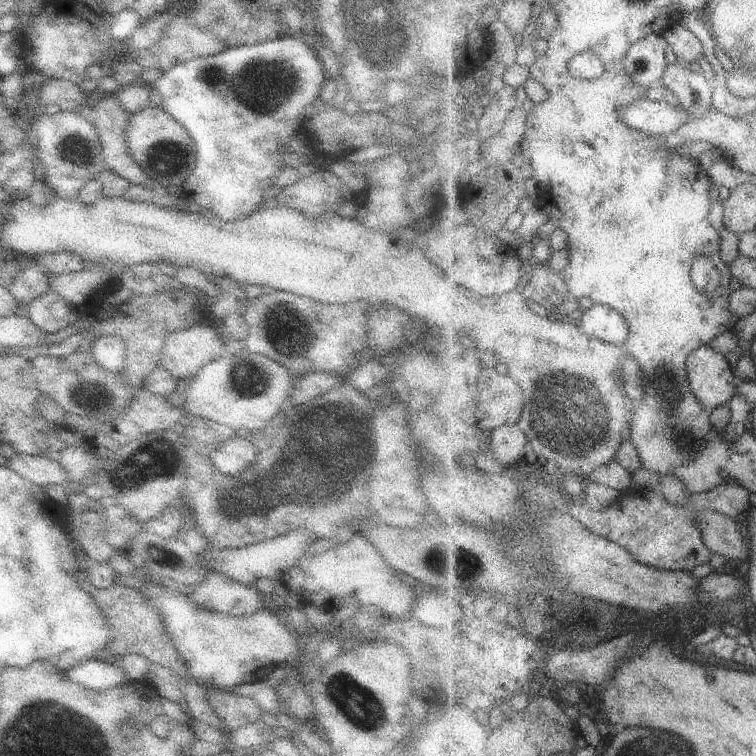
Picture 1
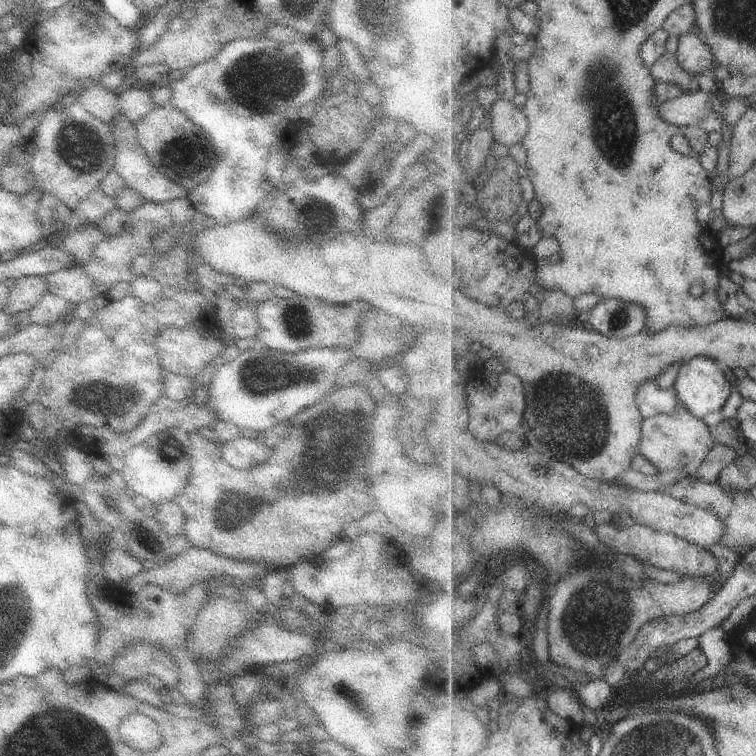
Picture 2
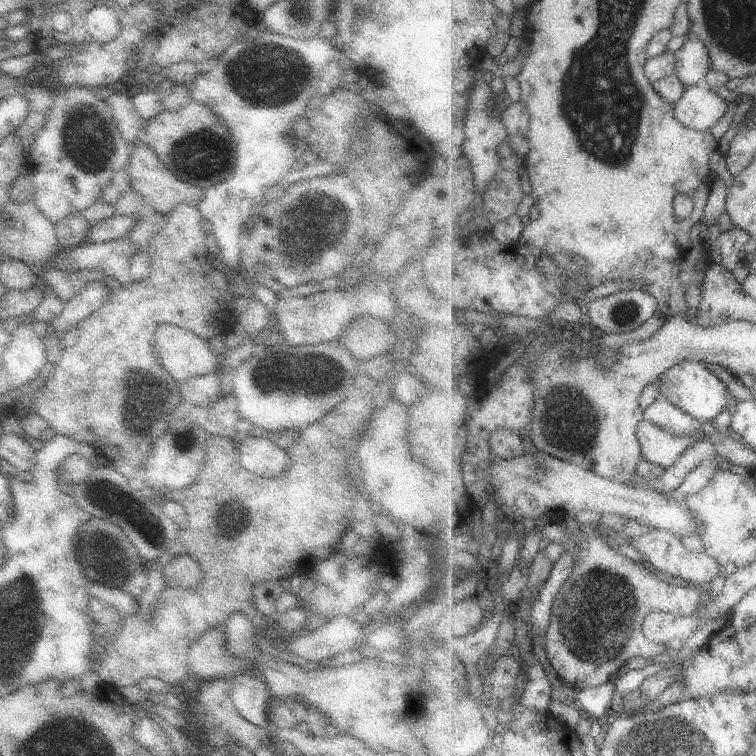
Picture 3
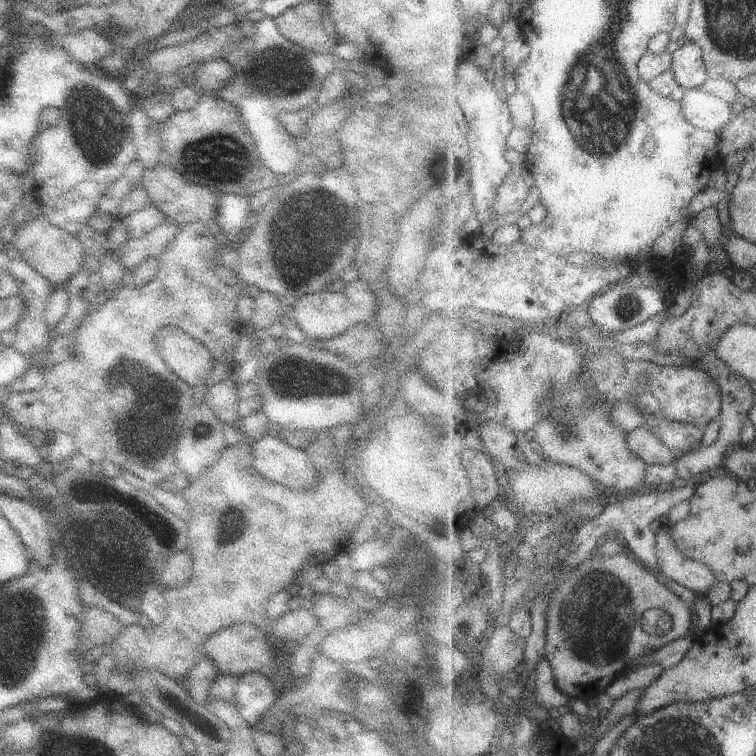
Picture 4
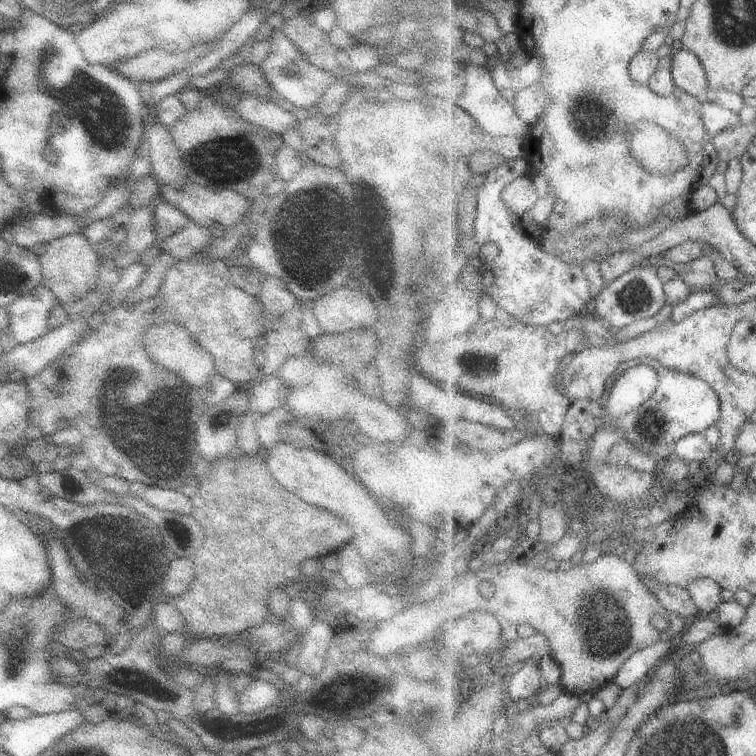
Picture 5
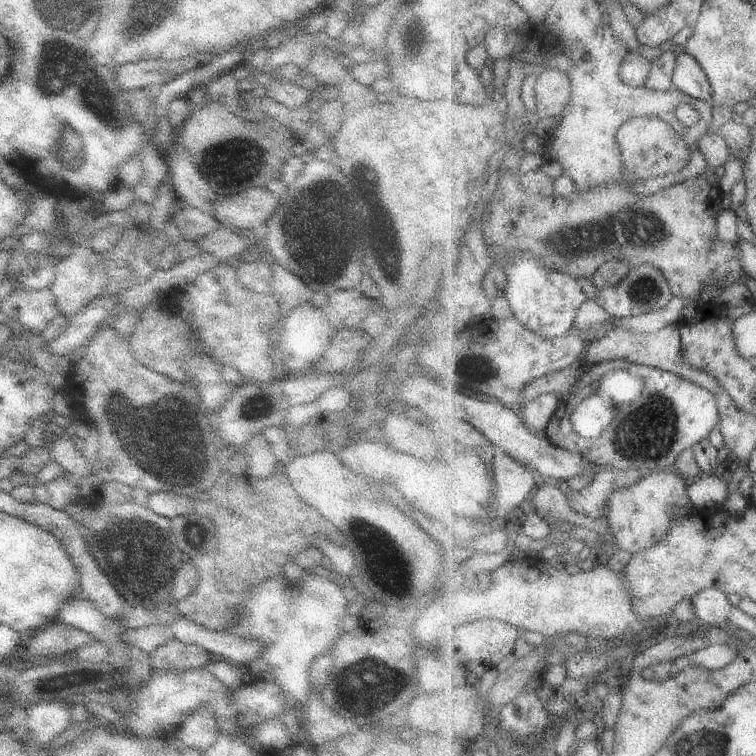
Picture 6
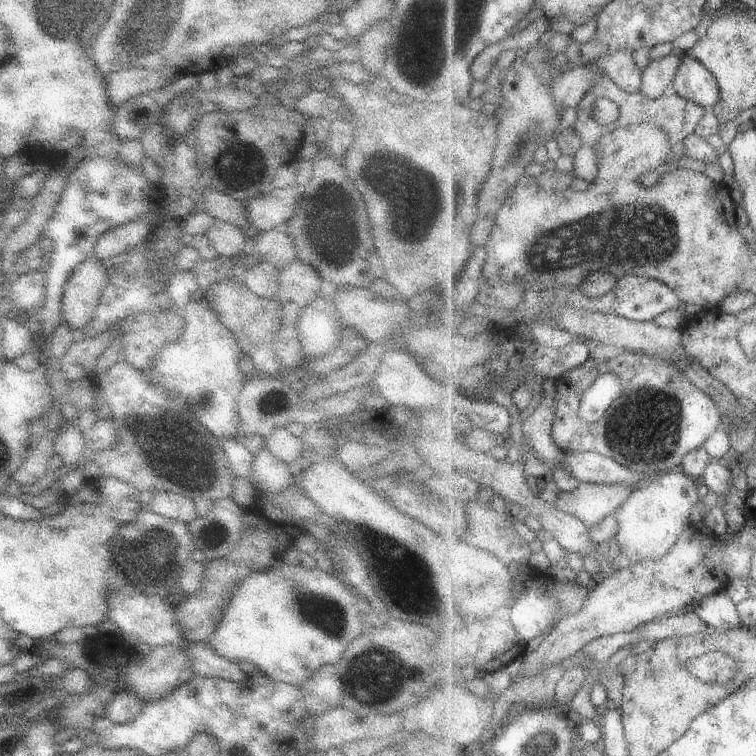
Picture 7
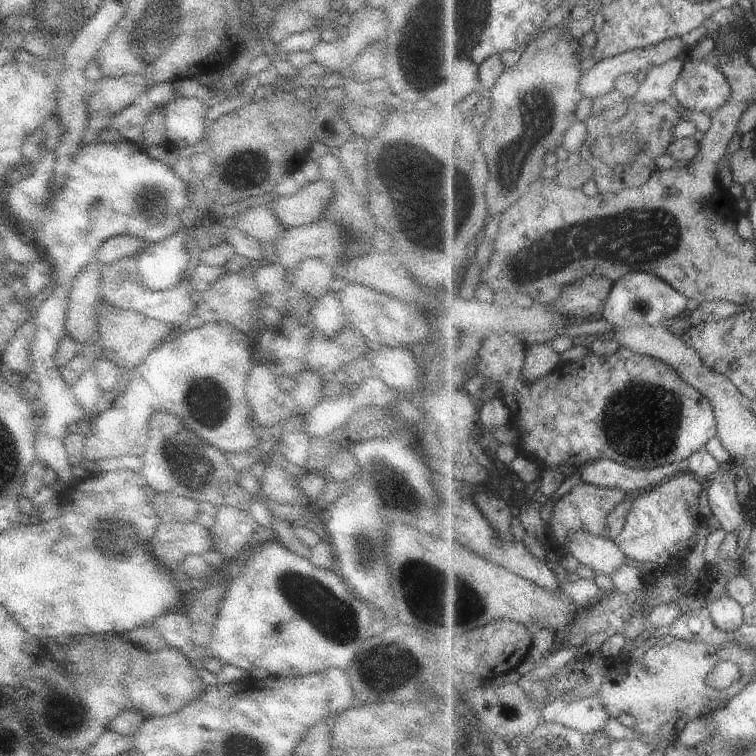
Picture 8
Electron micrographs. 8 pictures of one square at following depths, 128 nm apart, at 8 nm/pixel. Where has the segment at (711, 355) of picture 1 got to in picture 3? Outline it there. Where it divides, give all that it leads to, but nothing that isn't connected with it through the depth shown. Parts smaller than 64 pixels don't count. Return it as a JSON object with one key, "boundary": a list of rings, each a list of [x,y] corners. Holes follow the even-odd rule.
{"boundary":[[[697,361],[676,364],[659,376],[653,384],[659,388],[659,397],[668,400],[693,418],[706,423],[711,423],[717,419],[719,414],[727,408],[727,386],[711,370],[707,370],[705,364]]]}

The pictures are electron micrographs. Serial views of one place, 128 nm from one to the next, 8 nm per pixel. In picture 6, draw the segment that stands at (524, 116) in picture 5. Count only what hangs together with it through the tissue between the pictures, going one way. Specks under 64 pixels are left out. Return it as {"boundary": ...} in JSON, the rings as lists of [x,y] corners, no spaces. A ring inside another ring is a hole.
{"boundary":[[[553,67],[539,73],[533,88],[535,114],[538,119],[559,117],[571,98],[571,78]]]}

